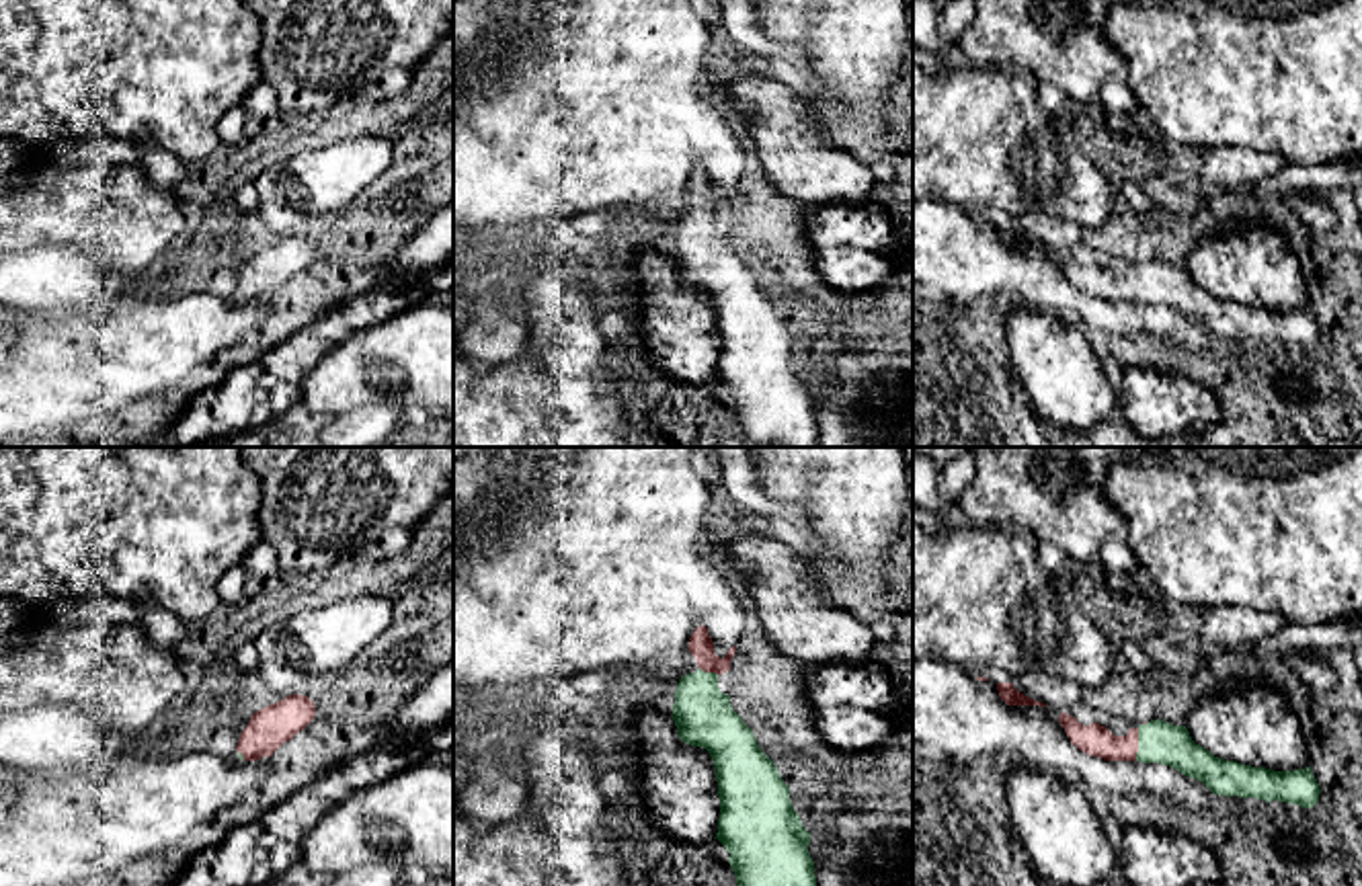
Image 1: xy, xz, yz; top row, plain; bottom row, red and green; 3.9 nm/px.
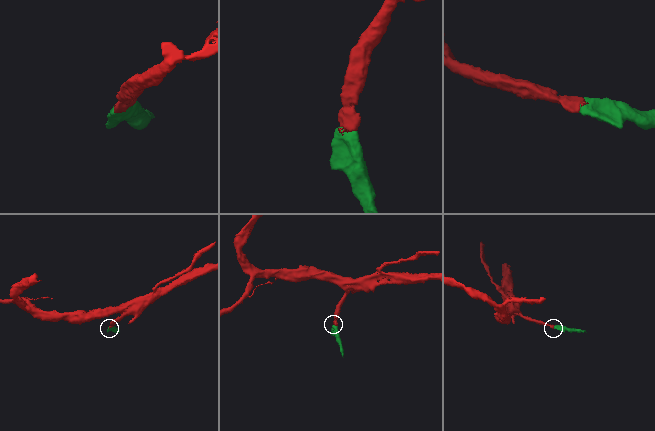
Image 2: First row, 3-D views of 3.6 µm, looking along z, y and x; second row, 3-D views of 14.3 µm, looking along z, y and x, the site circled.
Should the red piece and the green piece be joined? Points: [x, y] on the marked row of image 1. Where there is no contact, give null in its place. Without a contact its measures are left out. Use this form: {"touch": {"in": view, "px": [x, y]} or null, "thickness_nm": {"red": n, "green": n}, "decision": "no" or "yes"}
{"touch": {"in": "yz", "px": [1137, 745]}, "thickness_nm": {"red": 130, "green": 160}, "decision": "yes"}

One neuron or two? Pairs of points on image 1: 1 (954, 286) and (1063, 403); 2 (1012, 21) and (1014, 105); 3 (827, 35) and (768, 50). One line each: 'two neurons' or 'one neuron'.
1: two neurons
2: two neurons
3: two neurons

